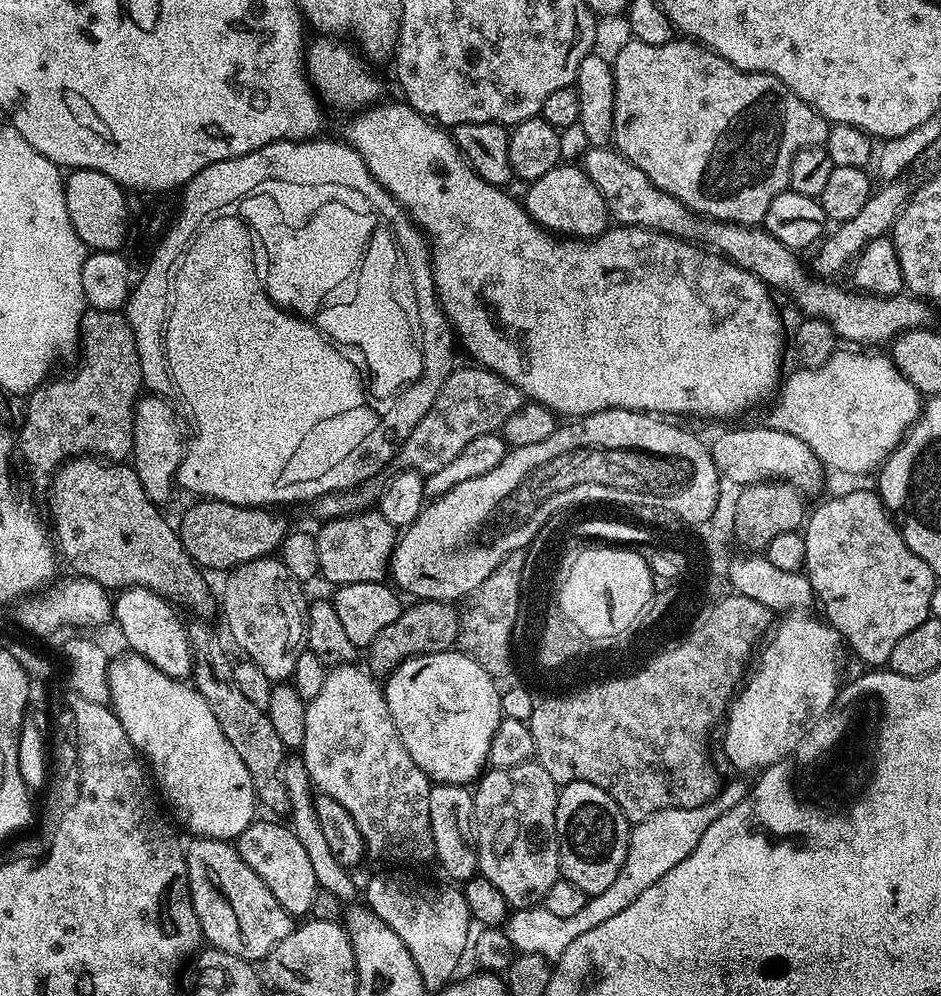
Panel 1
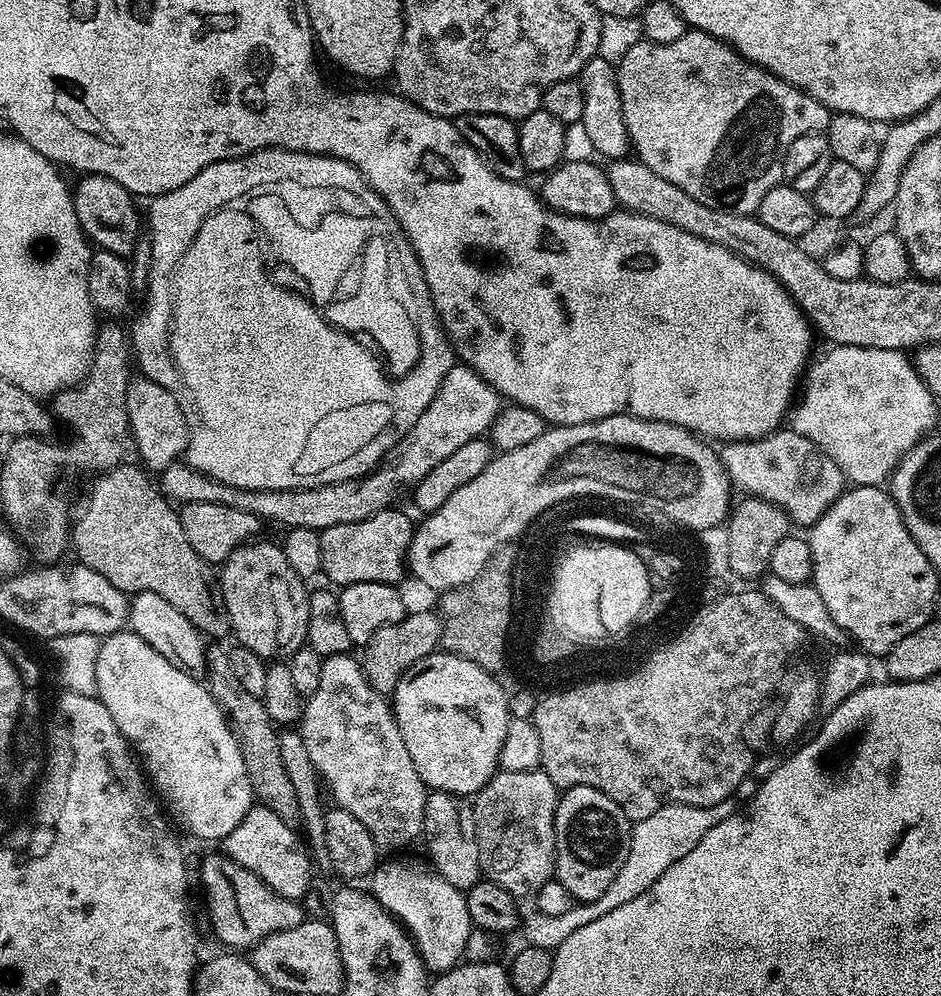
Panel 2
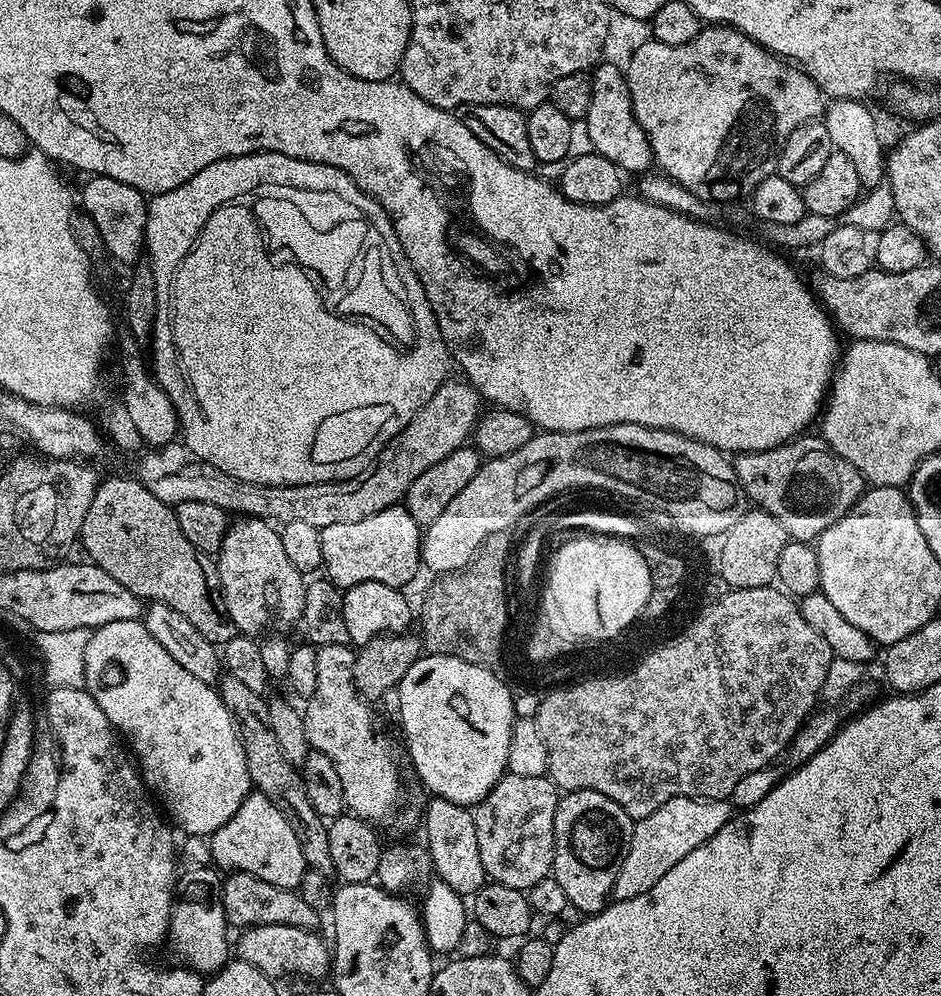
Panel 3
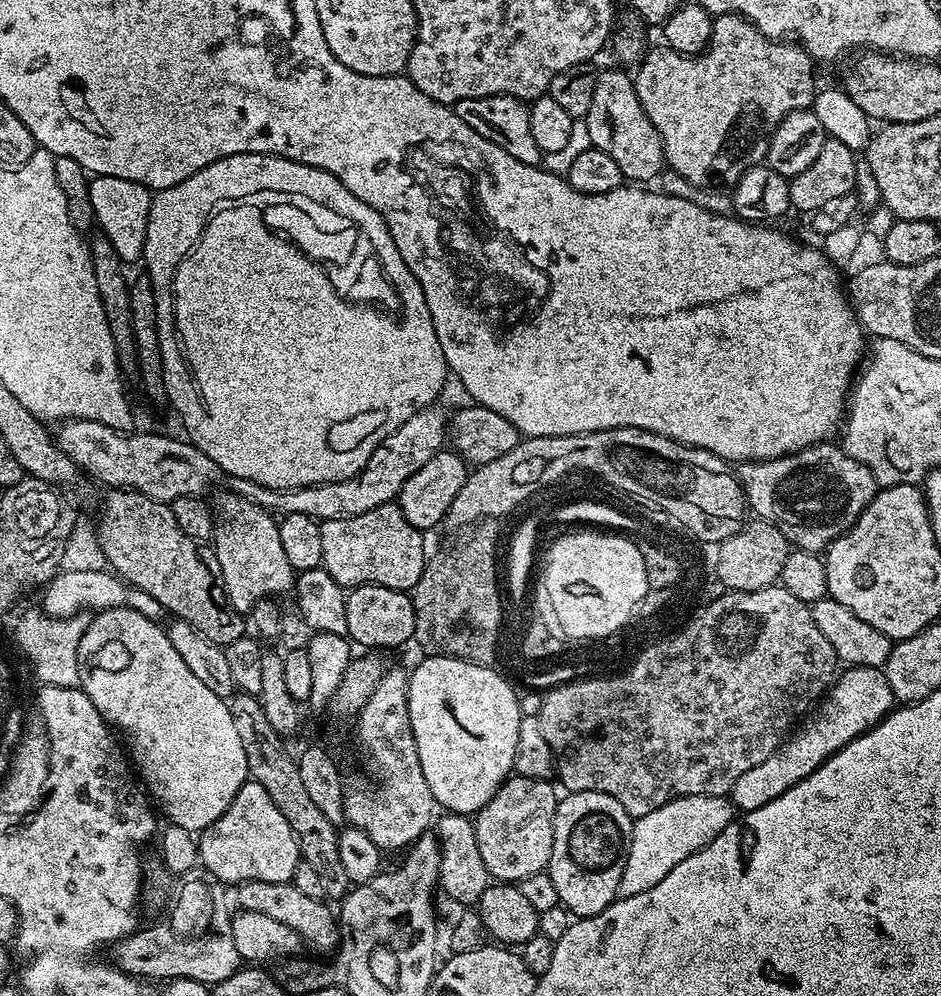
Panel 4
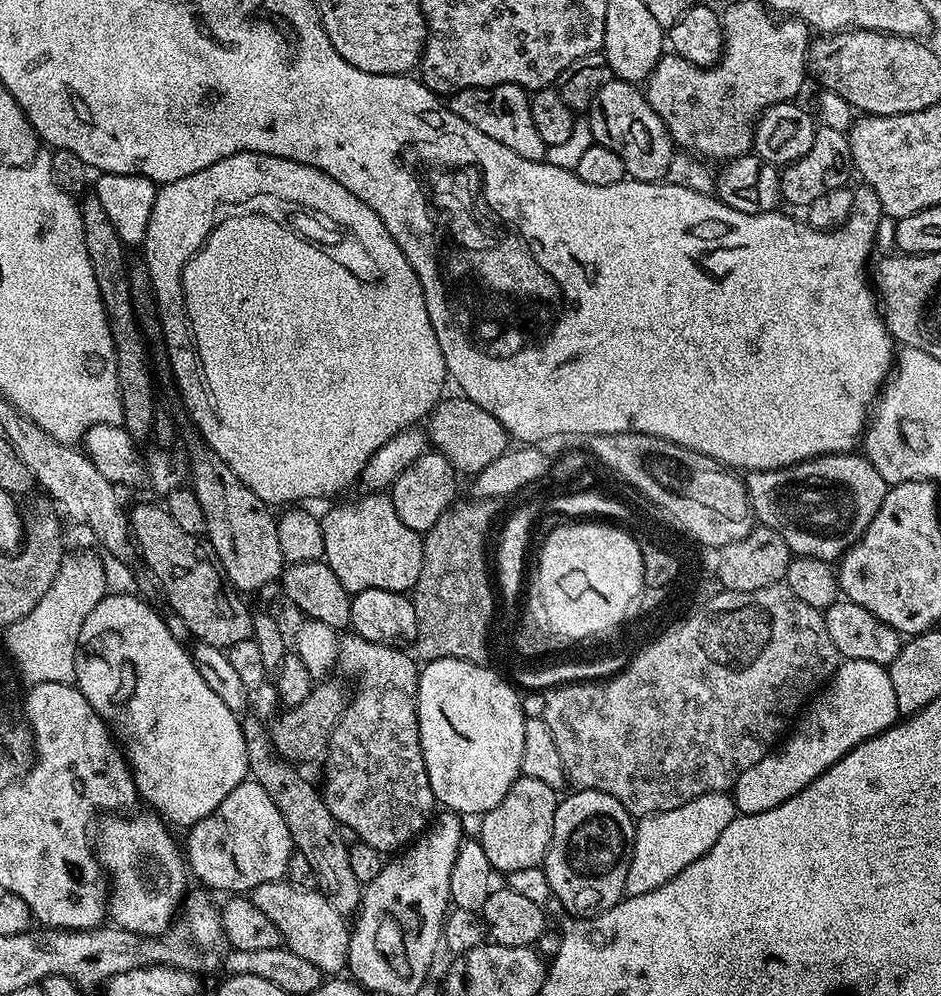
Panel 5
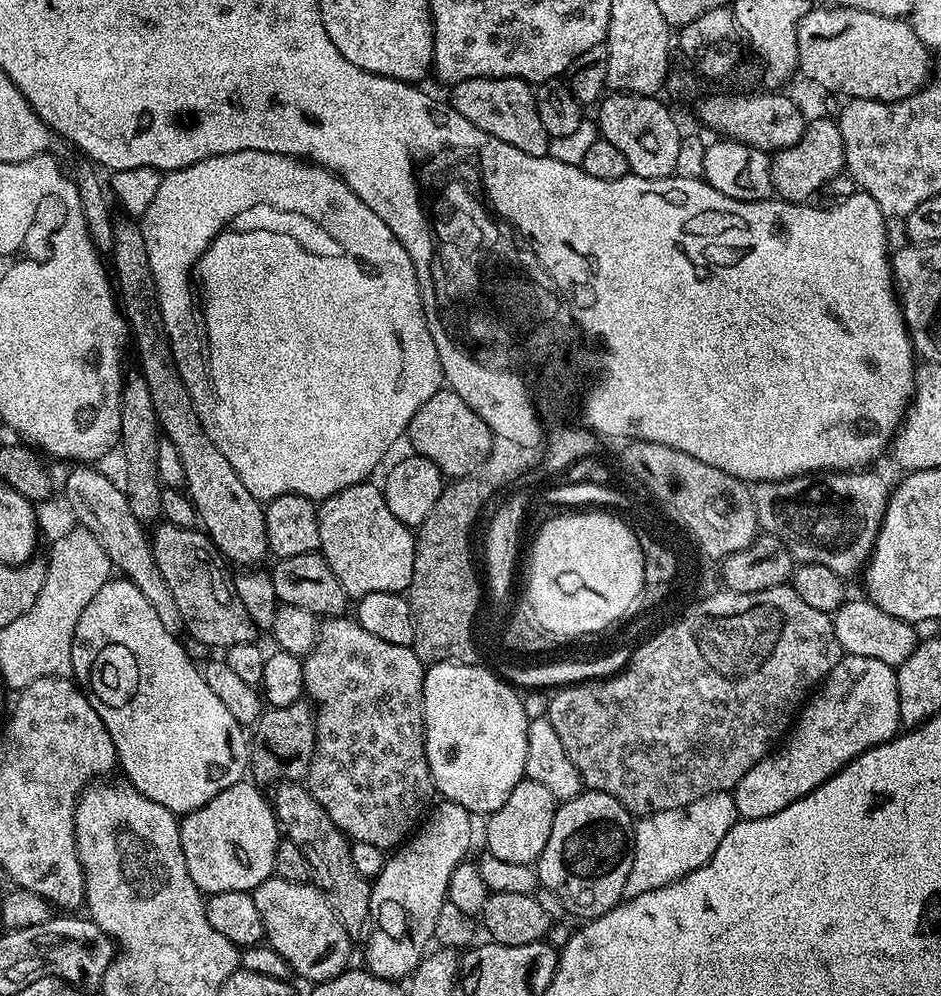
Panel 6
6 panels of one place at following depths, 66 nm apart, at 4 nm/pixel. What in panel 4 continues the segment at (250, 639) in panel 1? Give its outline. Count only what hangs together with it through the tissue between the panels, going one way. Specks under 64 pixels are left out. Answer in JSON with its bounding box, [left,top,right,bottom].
[210,491,294,614]

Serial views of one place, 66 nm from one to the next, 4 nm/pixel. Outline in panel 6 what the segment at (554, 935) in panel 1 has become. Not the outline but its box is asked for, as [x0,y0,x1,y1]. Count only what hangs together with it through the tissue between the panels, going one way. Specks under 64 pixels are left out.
[623,792,737,899]

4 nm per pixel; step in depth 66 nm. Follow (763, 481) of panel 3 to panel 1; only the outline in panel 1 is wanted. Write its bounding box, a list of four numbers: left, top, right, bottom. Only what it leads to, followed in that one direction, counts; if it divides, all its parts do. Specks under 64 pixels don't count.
[711,426,826,494]

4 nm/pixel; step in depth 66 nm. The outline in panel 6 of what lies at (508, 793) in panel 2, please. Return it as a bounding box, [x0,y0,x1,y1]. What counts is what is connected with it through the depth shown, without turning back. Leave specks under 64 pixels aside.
[484,779,558,865]

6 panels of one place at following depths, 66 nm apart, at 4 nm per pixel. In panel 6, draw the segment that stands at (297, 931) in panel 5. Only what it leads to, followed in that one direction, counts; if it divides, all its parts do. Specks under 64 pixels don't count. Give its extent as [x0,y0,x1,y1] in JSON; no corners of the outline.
[251,878,353,980]

